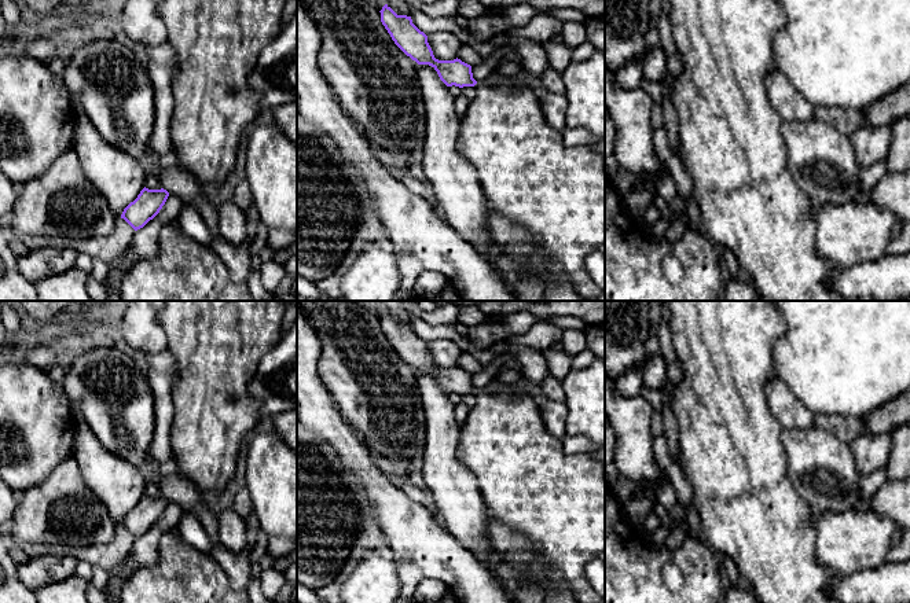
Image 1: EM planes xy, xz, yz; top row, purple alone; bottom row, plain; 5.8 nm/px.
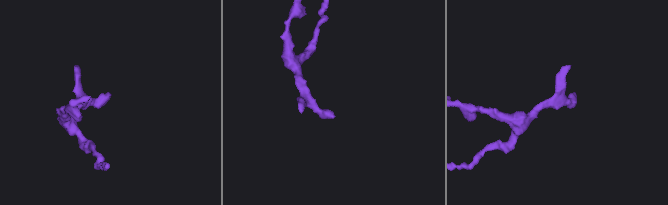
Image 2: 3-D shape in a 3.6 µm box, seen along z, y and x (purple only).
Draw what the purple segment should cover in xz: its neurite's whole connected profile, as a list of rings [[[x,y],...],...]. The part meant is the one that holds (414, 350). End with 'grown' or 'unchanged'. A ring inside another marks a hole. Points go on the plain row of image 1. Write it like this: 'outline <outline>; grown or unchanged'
outline [[[388,312],[382,315],[381,330],[395,352],[418,372],[432,374],[447,394],[474,394],[476,405],[460,426],[460,440],[456,448],[459,462],[477,478],[485,505],[491,515],[502,523],[525,534],[542,552],[551,567],[558,570],[569,582],[586,578],[590,560],[605,555],[605,466],[591,453],[569,456],[562,442],[546,429],[540,407],[529,394],[500,393],[489,394],[473,386],[471,374],[460,367],[439,368],[411,324],[397,323]]]; grown

